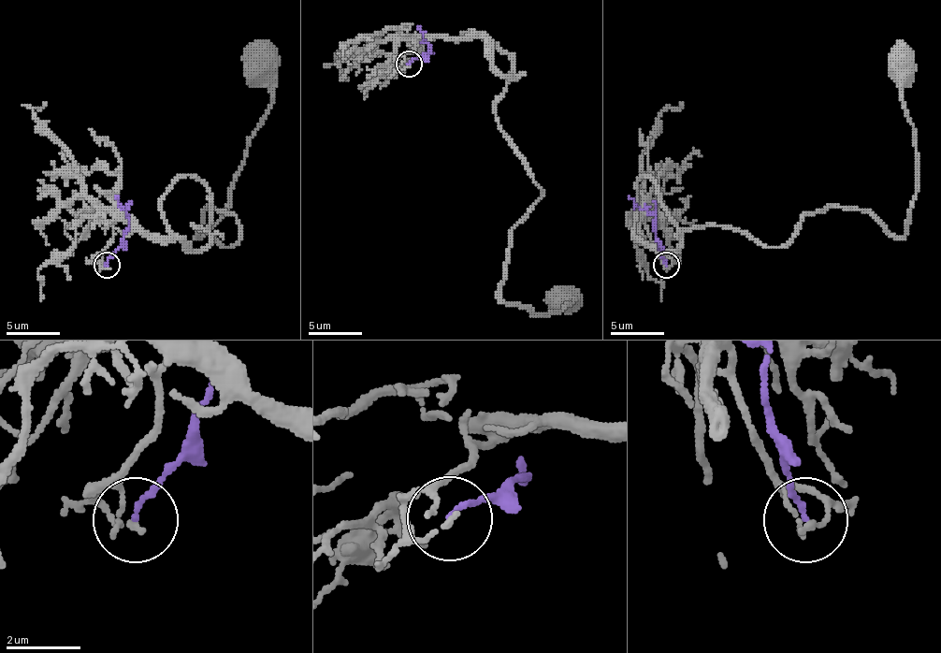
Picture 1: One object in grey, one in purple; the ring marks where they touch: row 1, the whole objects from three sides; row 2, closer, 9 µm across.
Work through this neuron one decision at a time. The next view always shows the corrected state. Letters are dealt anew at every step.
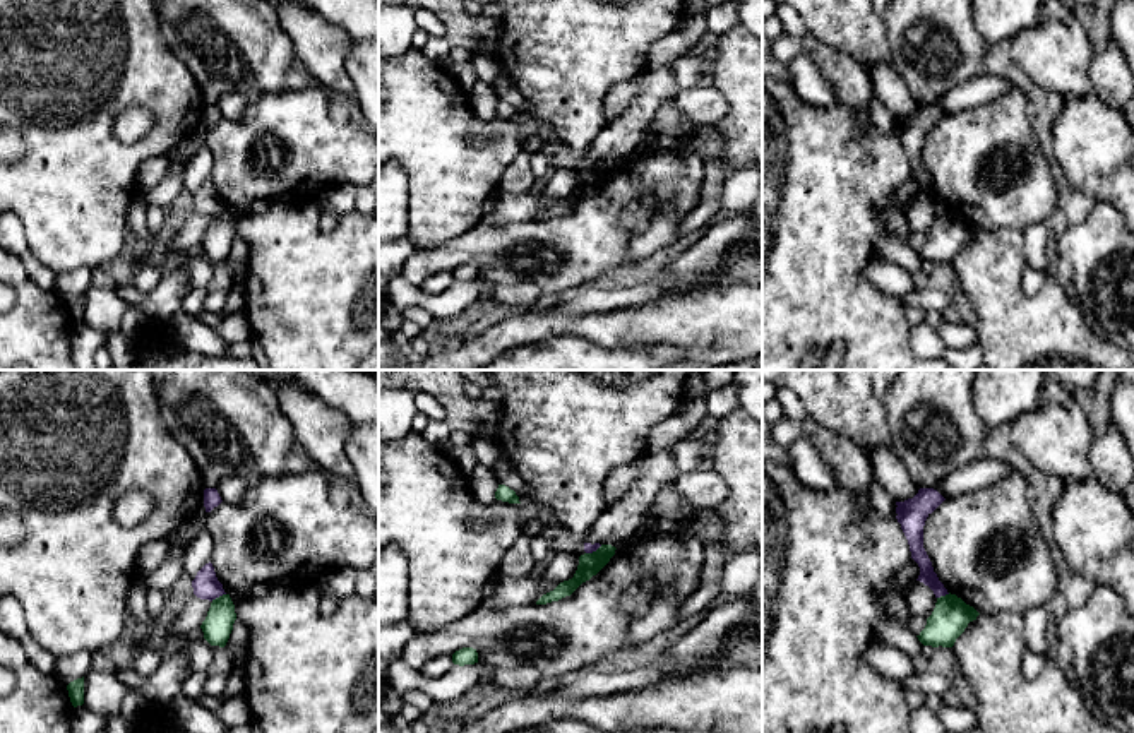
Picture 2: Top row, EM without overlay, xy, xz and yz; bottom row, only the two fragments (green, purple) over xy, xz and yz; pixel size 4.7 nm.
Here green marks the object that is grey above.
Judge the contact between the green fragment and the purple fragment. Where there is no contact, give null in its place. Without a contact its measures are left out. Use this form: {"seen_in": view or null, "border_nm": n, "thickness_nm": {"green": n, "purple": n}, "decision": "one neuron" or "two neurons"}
{"seen_in": "xy", "border_nm": 80, "thickness_nm": {"green": 140, "purple": 130}, "decision": "two neurons"}

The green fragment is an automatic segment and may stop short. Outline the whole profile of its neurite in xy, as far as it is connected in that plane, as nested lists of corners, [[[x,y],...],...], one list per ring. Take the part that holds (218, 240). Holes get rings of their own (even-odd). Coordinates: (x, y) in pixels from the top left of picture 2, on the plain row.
[[[230,211],[212,216],[207,233],[200,241],[204,255],[211,262],[224,264],[233,247],[235,236],[236,229]]]

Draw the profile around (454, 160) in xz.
[[[415,48],[397,58],[379,62],[379,170],[387,161],[397,161],[409,178],[409,236],[418,250],[439,248],[480,223],[485,202],[498,190],[505,168],[524,151],[529,128],[522,120],[481,120],[447,69]]]

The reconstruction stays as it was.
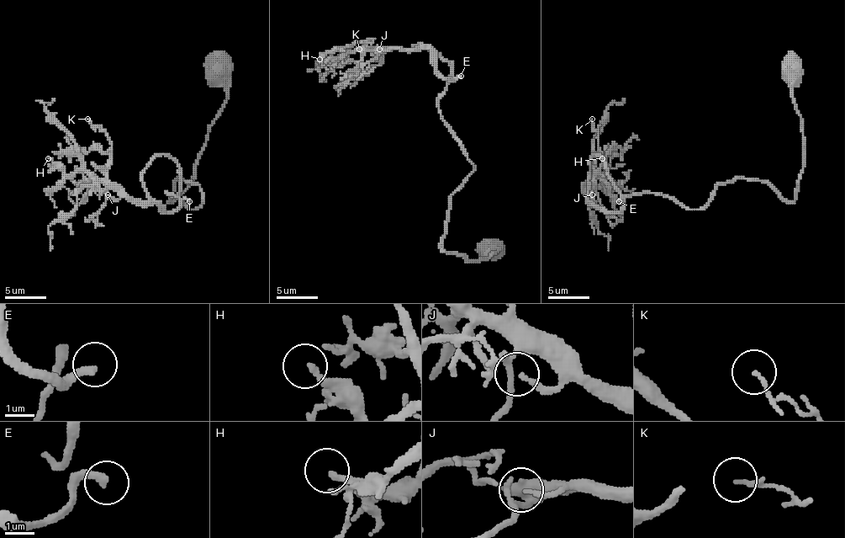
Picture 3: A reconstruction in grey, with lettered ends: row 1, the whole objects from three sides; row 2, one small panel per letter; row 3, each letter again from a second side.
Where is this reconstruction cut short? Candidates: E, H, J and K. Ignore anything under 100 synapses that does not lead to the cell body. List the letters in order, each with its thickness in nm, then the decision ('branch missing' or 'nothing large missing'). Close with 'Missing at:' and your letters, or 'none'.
E: calibre 280 nm; branch missing
H: calibre 130 nm; nothing large missing
J: calibre 160 nm; nothing large missing
K: calibre 110 nm; nothing large missing
Missing at: E

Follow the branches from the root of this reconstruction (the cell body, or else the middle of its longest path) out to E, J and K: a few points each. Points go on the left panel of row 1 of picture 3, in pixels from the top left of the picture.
E: (218, 70), (226, 103), (192, 183), (171, 194), (183, 178), (202, 203), (167, 193), (189, 201)
J: (218, 70), (226, 103), (171, 194), (183, 178), (202, 203), (108, 194)
K: (218, 70), (226, 103), (171, 194), (196, 183), (196, 210), (171, 193), (171, 211), (132, 203), (87, 119)

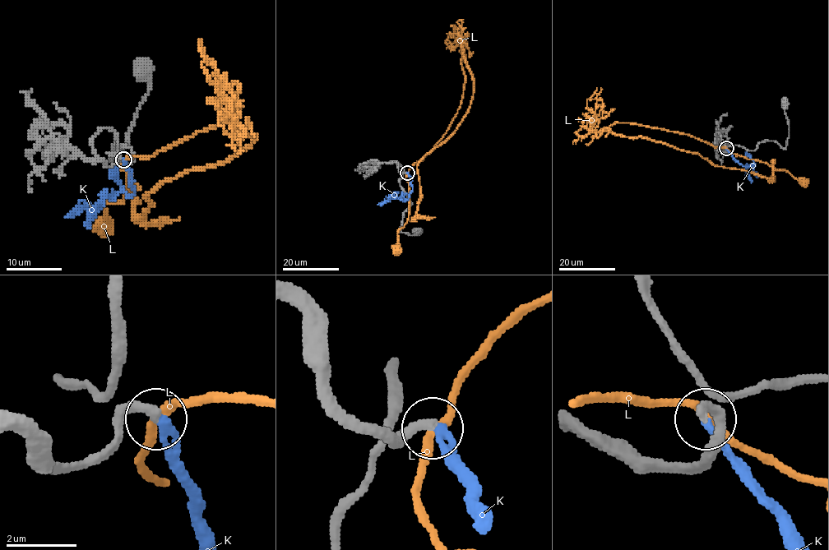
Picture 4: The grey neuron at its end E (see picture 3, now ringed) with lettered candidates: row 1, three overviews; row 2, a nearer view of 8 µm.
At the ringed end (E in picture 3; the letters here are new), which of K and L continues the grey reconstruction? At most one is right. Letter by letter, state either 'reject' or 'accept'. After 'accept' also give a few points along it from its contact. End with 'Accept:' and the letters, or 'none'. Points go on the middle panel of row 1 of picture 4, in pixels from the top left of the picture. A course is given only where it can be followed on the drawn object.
K: accept; it runs (407, 173), (412, 186), (409, 196), (403, 201), (390, 198), (377, 204)
L: reject
Accept: K

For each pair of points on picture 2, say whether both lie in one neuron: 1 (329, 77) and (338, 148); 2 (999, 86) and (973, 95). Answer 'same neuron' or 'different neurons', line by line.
1: different neurons
2: same neuron

